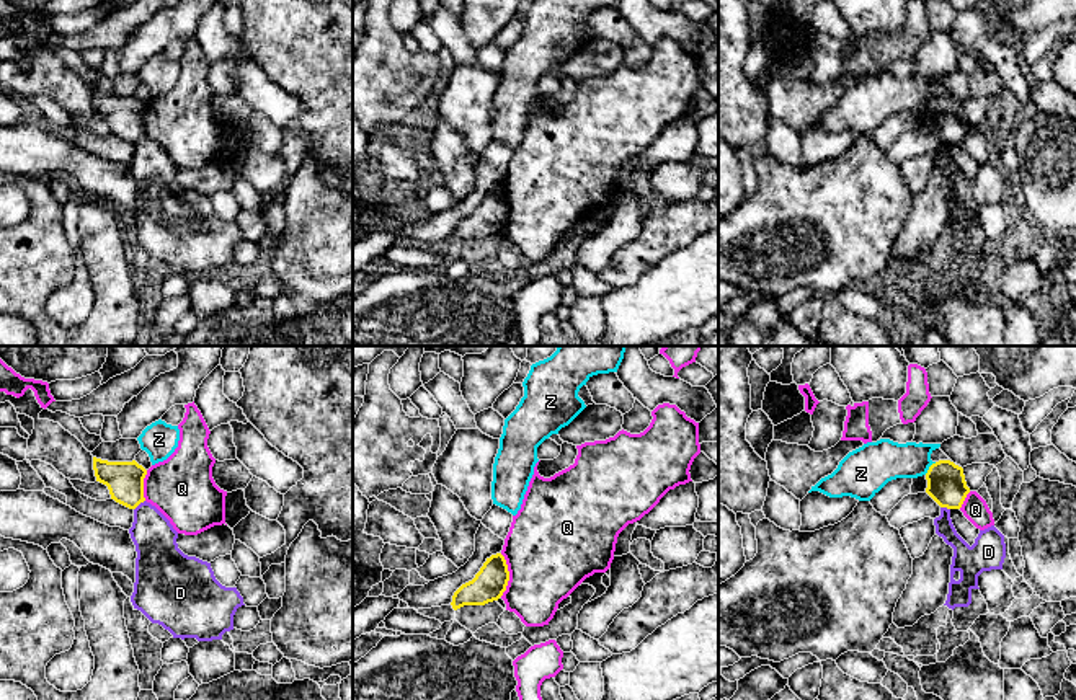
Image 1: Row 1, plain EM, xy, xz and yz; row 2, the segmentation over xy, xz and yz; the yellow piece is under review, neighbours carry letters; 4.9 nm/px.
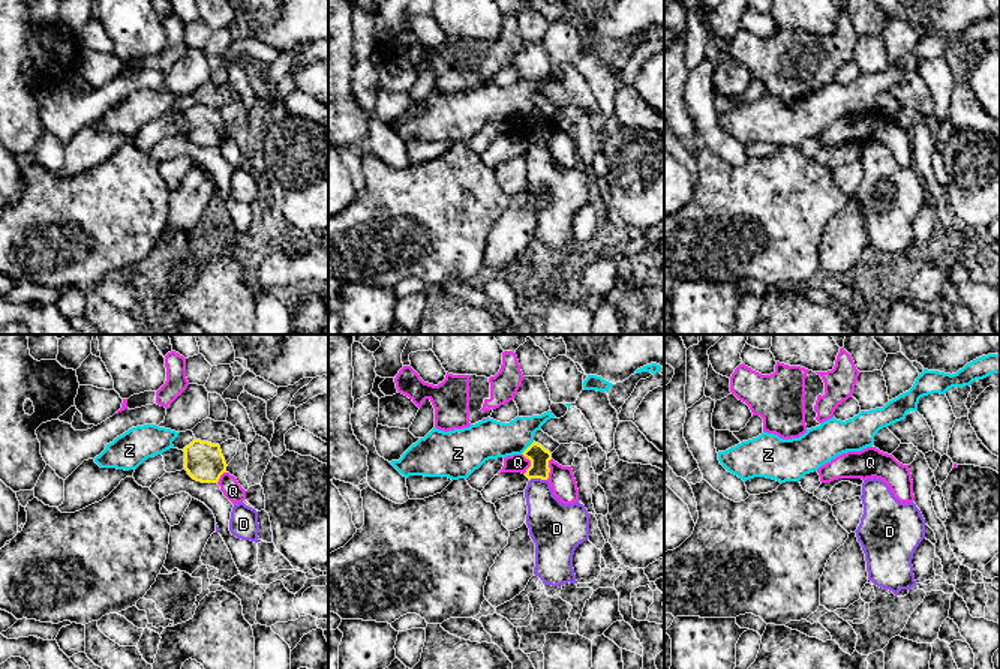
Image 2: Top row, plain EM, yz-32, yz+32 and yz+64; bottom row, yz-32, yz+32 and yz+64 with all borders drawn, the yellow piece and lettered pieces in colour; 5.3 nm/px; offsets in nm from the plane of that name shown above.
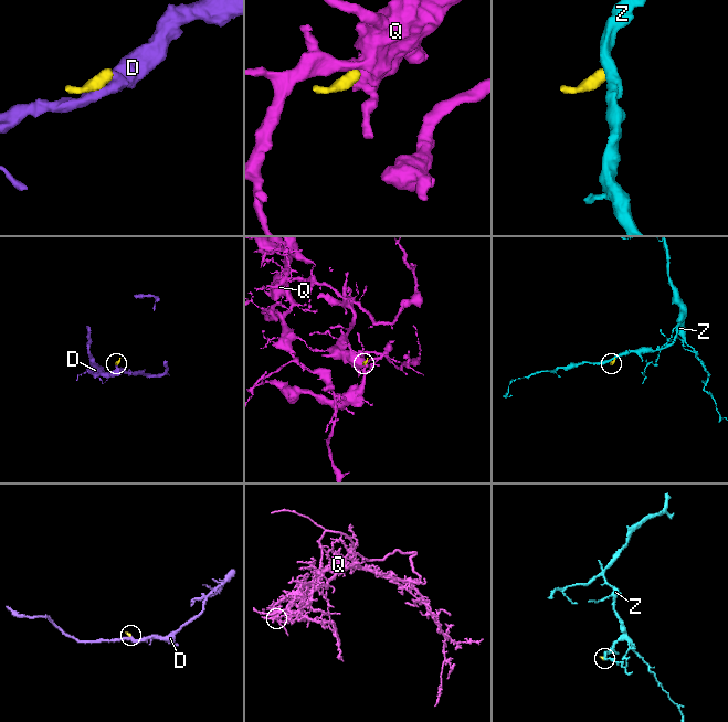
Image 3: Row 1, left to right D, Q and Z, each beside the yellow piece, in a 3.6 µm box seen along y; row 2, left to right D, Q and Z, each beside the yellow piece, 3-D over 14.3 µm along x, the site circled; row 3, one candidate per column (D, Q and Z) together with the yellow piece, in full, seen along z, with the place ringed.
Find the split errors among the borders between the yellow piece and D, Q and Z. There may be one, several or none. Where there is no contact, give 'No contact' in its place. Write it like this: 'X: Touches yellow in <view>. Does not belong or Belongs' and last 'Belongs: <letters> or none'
D: Touches yellow in xy. Does not belong
Q: Touches yellow in xz. Does not belong
Z: Touches yellow in yz. Does not belong
Belongs: none

